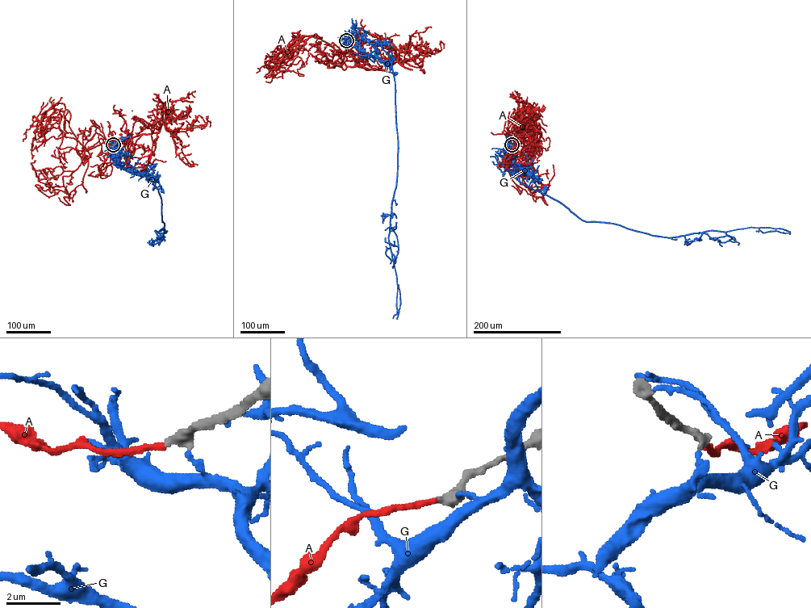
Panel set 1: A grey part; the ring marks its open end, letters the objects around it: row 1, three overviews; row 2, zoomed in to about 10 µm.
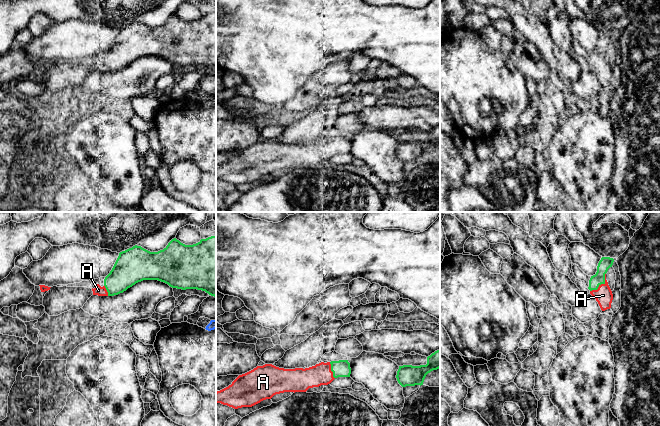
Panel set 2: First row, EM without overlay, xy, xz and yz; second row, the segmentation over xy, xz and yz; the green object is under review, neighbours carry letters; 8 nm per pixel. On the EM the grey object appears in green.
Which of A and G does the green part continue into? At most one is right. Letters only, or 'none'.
A

